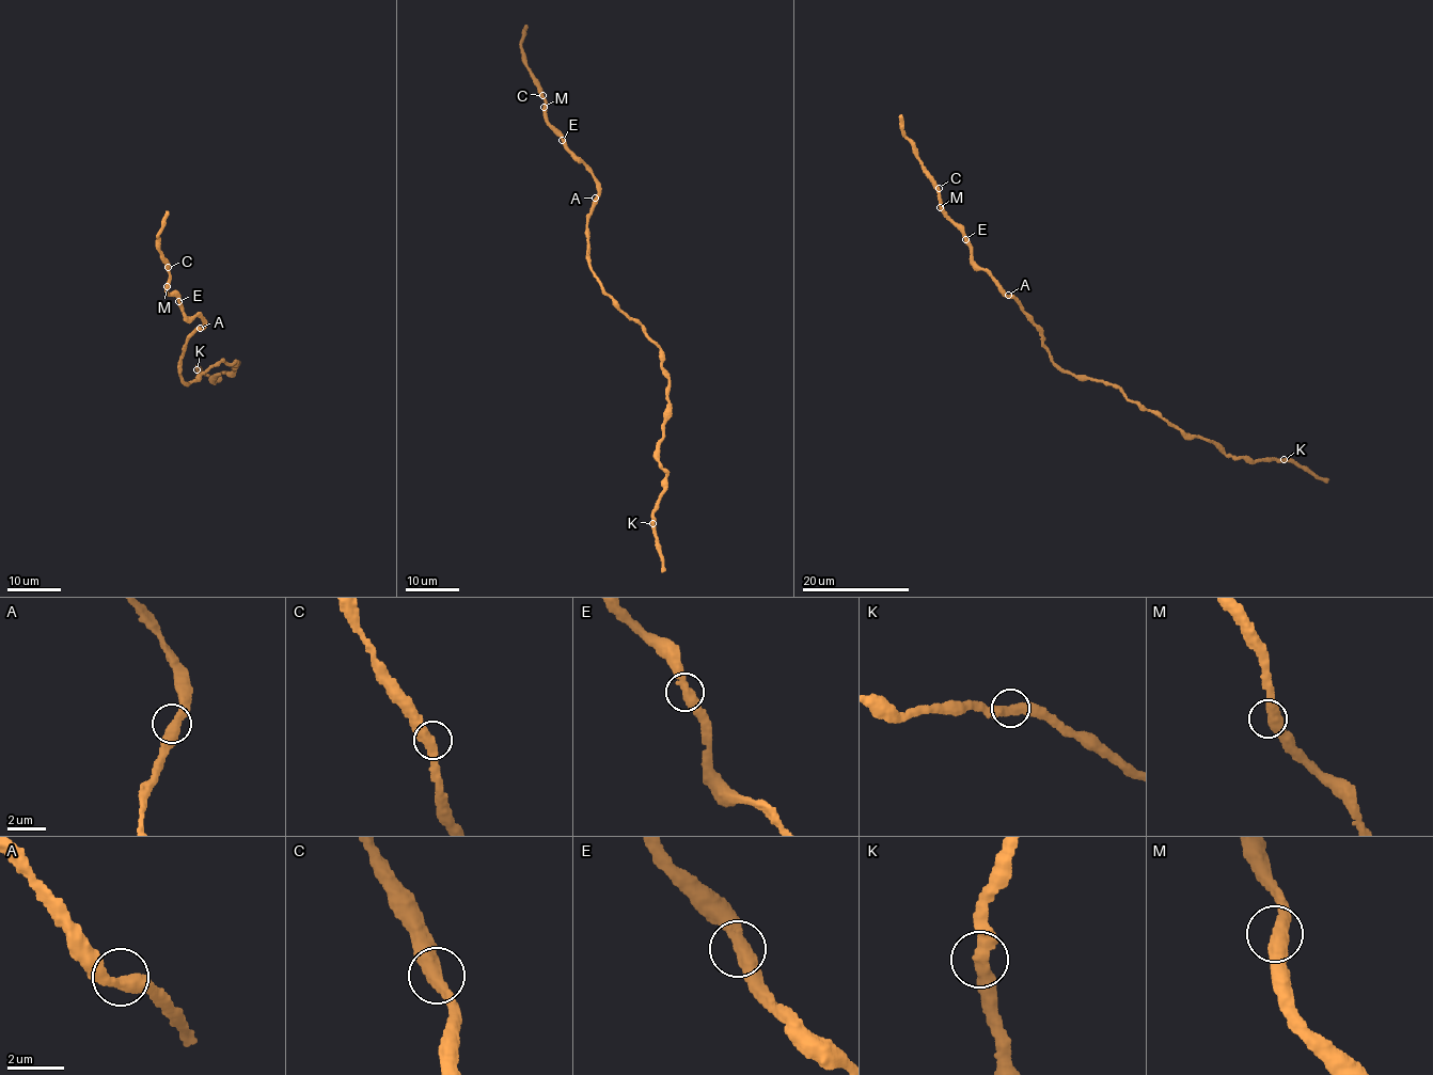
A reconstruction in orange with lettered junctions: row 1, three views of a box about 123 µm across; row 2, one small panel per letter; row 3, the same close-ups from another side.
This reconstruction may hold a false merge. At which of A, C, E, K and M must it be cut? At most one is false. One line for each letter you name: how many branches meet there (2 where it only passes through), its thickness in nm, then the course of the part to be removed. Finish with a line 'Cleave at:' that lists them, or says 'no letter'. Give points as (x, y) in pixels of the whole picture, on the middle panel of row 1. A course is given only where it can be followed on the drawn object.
Cleave at: no letter

